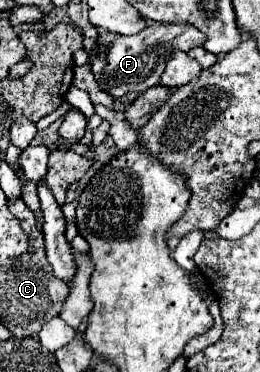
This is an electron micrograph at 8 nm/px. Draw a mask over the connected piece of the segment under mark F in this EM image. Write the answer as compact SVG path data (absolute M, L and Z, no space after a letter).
M153 24L135 36L117 36L107 52L107 66L103 68L103 90L113 98L121 98L131 90L145 92L147 88L159 84L165 62L173 56L171 52L189 52L191 48L203 44L205 36L201 30L193 28L193 24Z

